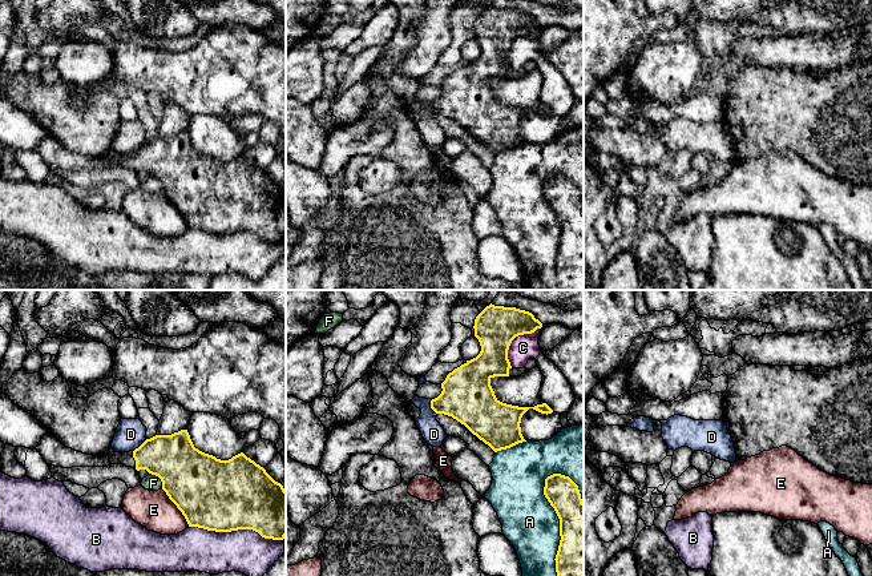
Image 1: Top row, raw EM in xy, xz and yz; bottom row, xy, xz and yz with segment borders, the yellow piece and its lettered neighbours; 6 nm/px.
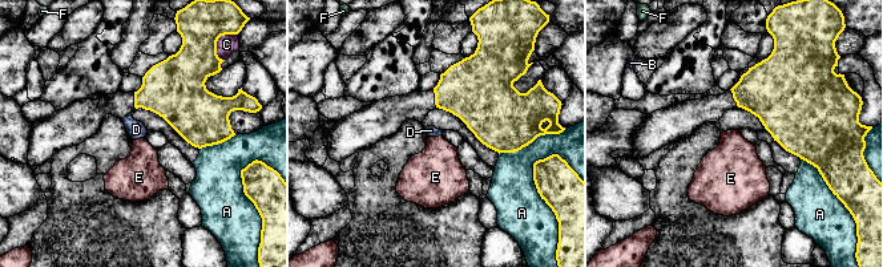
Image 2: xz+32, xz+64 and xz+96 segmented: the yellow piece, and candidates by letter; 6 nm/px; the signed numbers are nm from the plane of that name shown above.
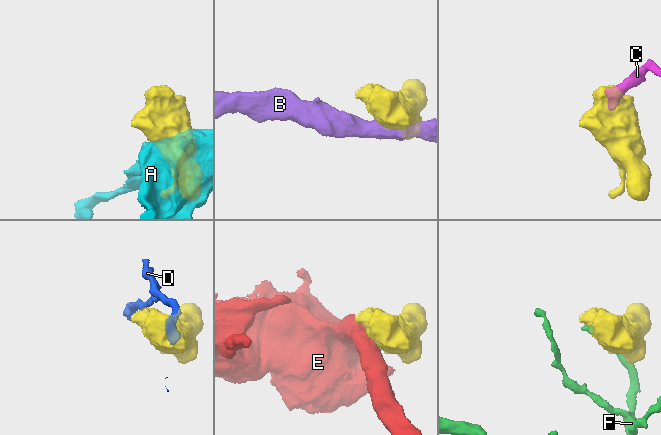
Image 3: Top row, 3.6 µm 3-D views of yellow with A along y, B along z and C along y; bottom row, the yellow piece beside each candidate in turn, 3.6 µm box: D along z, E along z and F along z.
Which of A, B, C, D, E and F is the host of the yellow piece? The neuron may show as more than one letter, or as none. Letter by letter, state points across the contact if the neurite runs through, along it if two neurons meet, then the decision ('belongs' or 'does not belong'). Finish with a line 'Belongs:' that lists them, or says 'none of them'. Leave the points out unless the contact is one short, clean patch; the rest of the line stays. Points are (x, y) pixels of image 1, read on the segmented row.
A: does not belong
B: does not belong
C: border xz (540, 327), (519, 334), (512, 341), (508, 350), (511, 367); does not belong
D: border xz (431, 399), (431, 407), (436, 414); does not belong
E: does not belong
F: does not belong
Belongs: none of them

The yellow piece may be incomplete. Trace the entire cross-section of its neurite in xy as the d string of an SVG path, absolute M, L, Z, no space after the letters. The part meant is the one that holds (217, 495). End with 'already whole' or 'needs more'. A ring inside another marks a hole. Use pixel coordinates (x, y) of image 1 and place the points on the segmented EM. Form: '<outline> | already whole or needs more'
M187 430L156 435L129 452L112 452L110 464L146 470L162 482L162 490L185 516L189 527L215 532L253 529L265 539L286 537L286 490L243 452L229 460L194 447Z | needs more

